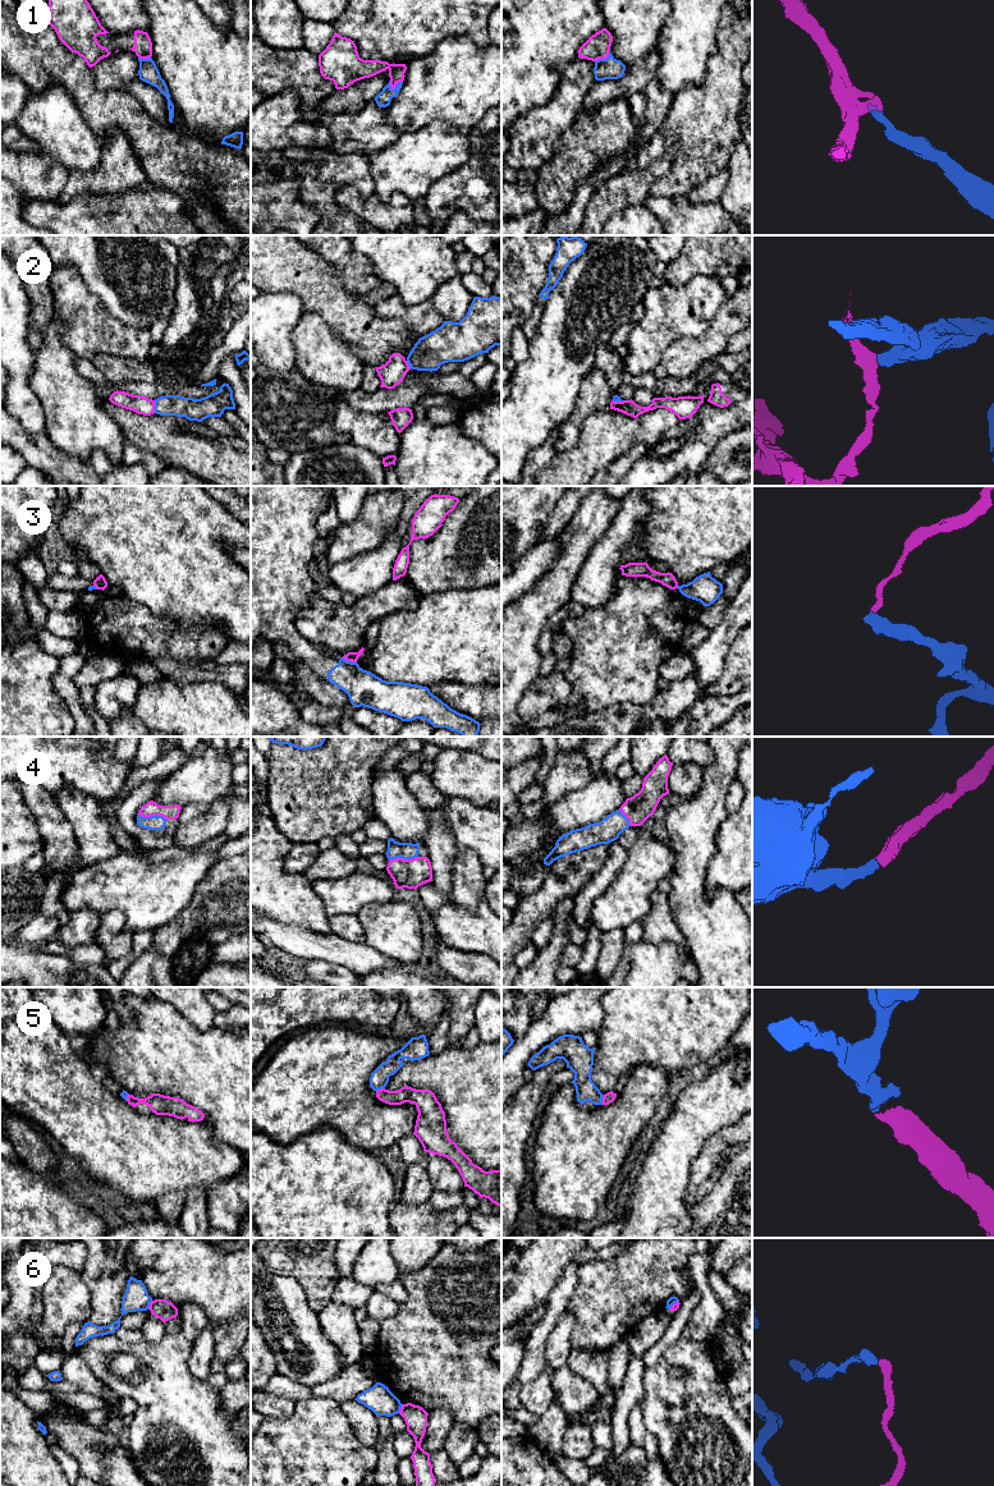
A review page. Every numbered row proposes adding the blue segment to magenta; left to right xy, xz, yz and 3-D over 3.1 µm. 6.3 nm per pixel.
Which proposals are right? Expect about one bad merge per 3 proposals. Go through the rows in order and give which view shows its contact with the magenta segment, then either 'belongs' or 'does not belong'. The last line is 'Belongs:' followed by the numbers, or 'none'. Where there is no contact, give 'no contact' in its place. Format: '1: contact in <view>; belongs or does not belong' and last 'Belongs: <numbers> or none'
1: contact in xz; belongs
2: contact in xy; does not belong
3: contact in xz; does not belong
4: contact in xz; belongs
5: contact in yz; belongs
6: contact in xy; does not belong
Belongs: 1, 4, 5

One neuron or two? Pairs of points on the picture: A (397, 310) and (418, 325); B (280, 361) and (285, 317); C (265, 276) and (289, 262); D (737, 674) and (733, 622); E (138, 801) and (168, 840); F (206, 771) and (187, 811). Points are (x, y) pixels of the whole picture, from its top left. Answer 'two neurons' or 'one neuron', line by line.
A: one neuron
B: one neuron
C: one neuron
D: two neurons
E: one neuron
F: two neurons

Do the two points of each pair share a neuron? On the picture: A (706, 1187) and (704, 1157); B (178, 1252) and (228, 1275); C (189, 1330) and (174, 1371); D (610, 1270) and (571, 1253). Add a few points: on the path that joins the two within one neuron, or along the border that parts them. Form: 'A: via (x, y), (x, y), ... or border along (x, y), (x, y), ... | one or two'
A: border along (723, 1155), (711, 1175), (699, 1188), (699, 1198) | two
B: via (191, 1265), (204, 1275), (215, 1275) | one
C: border along (181, 1328), (181, 1331), (192, 1342) | two
D: border along (618, 1253), (607, 1259), (589, 1260), (578, 1265) | two

